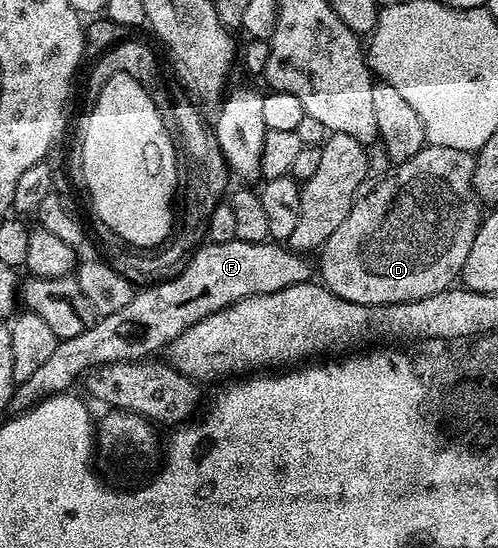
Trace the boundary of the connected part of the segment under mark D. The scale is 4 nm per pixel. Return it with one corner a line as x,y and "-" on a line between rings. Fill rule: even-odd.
428,144
418,154
414,154
414,158
395,165
392,171
396,172
390,173
385,180
378,181
372,189
369,187
357,199
355,206
351,208
351,212
346,216
345,221
342,222
341,226
338,226
337,230
320,250
322,260
320,264
318,262
318,272
319,275
320,272
322,274
320,280
324,287
330,289
336,297
340,297
344,301
358,302
368,308
373,308
379,304
405,304
411,300
430,298
430,294
438,294
442,290
453,287
461,279
460,271
462,266
466,266
466,258
470,255
470,246
474,246
474,234
478,234
482,219
482,211
480,212
482,201
476,194
476,187
472,185
475,165
476,158
473,153
466,150
456,150
450,146
438,146
437,144

